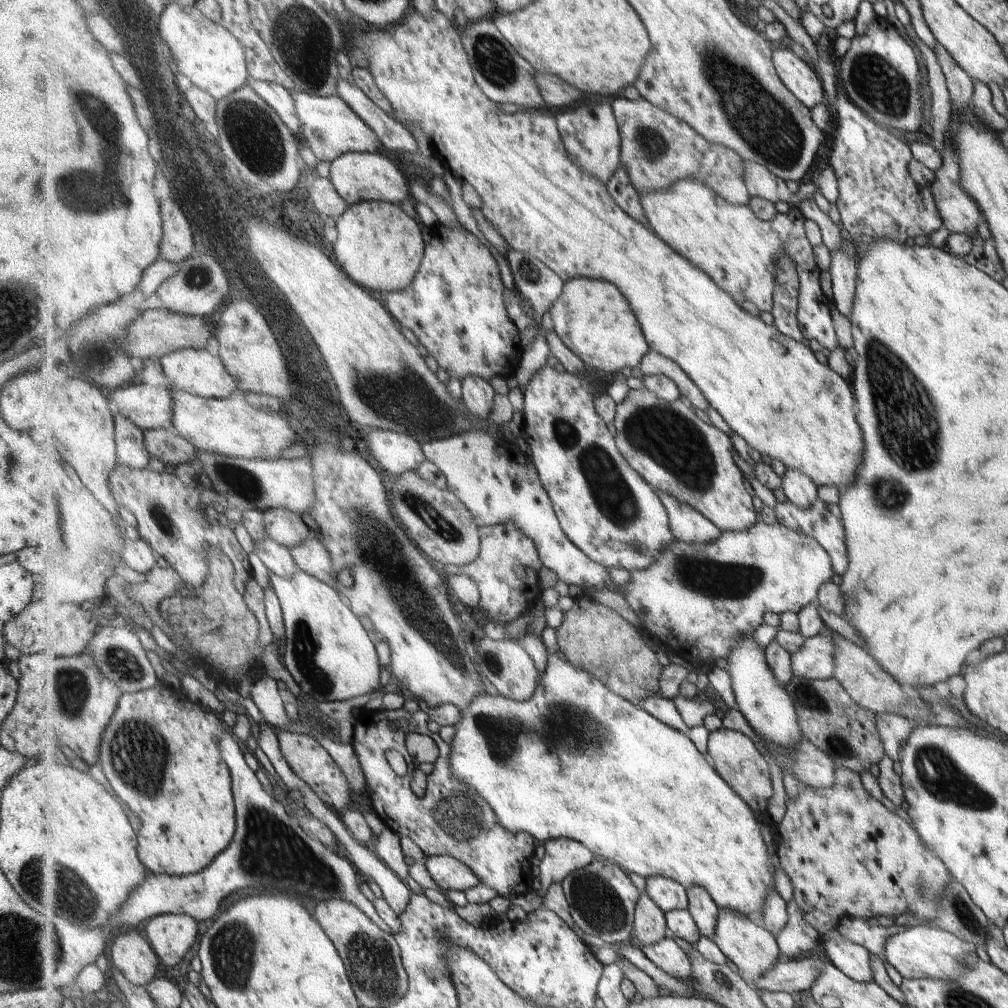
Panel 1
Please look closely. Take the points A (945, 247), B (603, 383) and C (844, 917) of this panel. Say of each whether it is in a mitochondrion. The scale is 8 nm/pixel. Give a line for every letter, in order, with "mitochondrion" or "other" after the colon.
A: other
B: other
C: other

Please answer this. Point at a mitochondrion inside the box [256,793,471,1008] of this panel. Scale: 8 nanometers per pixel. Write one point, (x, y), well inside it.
(372, 959)

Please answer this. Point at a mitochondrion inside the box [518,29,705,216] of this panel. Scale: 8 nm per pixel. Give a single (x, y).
(651, 144)

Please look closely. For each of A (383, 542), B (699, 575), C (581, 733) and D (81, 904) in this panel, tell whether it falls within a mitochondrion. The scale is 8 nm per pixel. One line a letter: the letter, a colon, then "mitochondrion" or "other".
A: mitochondrion
B: mitochondrion
C: mitochondrion
D: mitochondrion

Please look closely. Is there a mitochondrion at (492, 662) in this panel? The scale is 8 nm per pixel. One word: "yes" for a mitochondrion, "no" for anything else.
yes

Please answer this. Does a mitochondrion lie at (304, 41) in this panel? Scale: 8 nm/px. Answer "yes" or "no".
yes

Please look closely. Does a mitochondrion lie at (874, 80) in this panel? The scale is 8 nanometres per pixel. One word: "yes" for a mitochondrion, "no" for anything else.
yes

